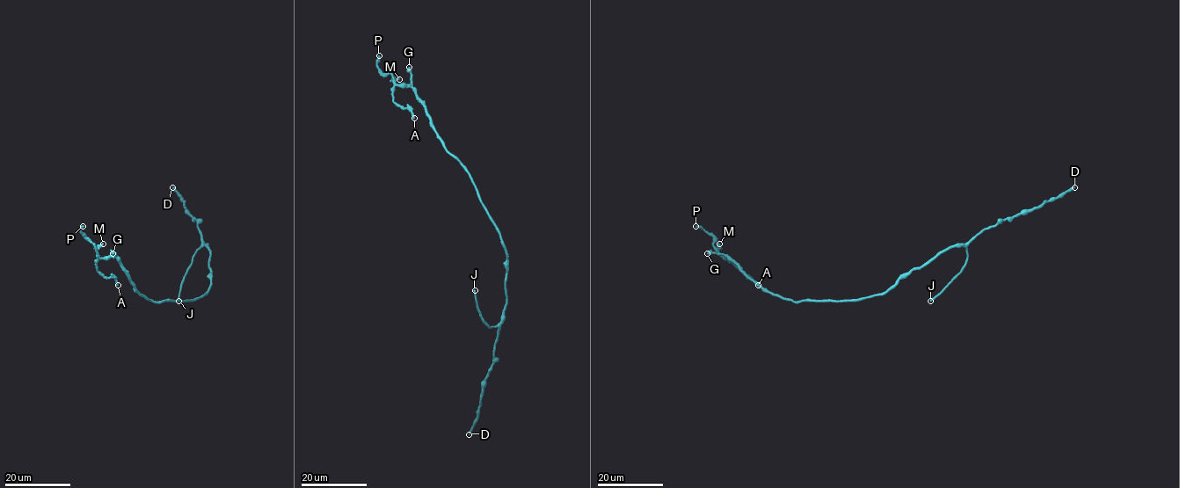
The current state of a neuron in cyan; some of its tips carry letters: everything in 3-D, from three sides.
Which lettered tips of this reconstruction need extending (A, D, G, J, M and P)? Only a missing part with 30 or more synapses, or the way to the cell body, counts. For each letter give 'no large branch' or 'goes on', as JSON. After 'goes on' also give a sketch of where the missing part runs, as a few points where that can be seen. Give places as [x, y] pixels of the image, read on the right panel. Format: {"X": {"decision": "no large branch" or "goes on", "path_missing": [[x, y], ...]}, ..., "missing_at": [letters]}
{"A": {"decision": "no large branch"}, "D": {"decision": "no large branch"}, "G": {"decision": "no large branch"}, "J": {"decision": "goes on", "path_missing": [[930, 301], [918, 309], [884, 318], [824, 317], [788, 298], [773, 278], [756, 272]]}, "M": {"decision": "no large branch"}, "P": {"decision": "no large branch"}, "missing_at": ["J"]}

